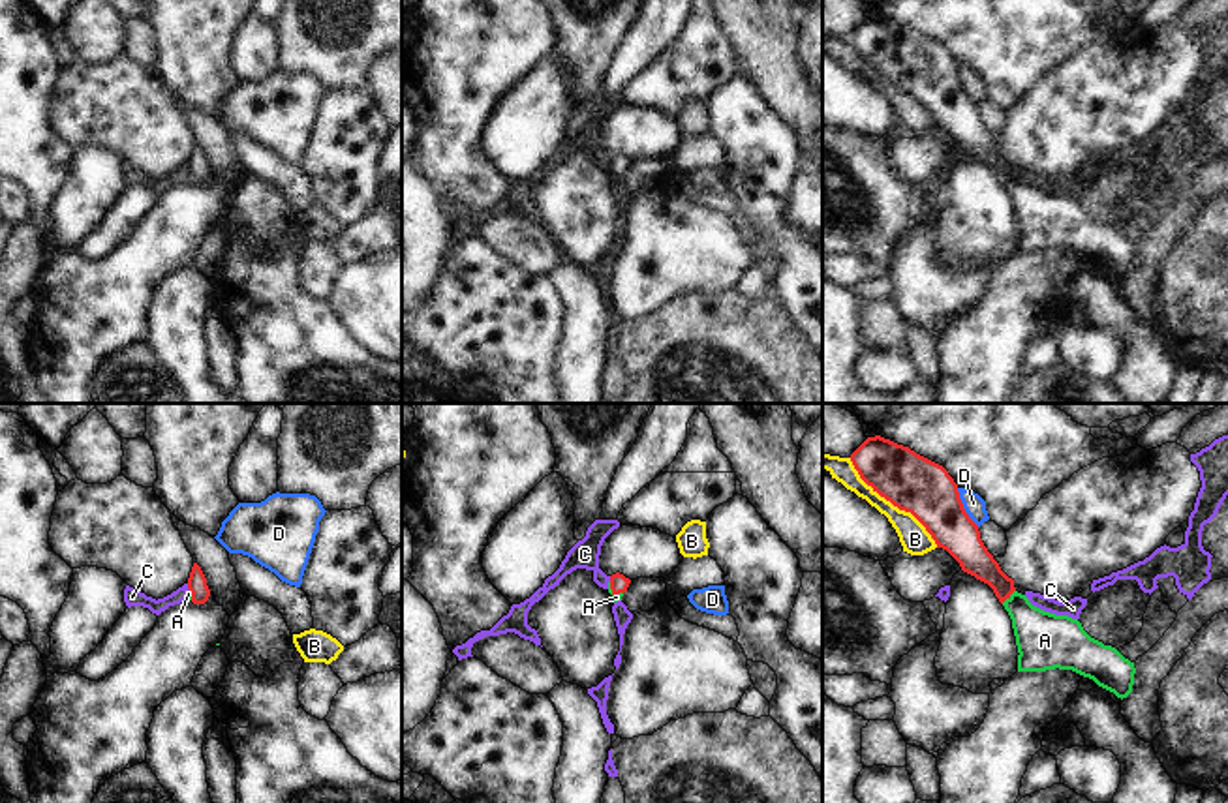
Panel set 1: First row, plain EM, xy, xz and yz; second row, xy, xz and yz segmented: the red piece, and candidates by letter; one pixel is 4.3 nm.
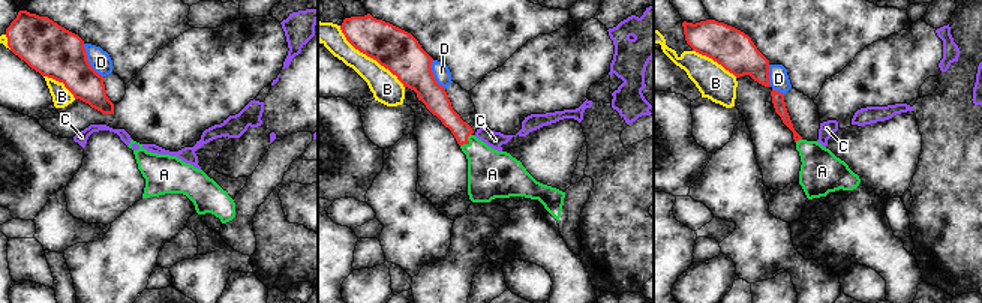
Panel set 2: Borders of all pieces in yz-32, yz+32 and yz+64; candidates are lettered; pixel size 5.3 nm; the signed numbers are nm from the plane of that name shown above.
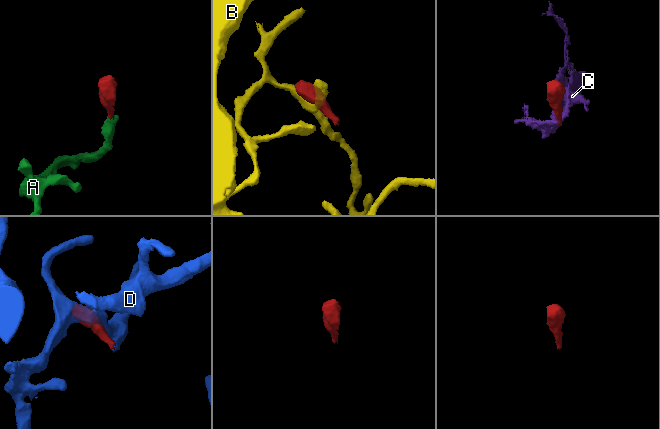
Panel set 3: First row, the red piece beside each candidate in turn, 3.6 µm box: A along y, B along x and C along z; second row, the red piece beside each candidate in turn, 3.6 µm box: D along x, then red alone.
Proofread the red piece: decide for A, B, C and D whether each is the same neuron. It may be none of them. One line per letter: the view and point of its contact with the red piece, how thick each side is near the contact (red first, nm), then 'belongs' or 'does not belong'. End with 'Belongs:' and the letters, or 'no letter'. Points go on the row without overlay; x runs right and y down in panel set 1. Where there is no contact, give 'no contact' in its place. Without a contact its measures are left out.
A: contact yz (1007, 177); calibres 140 and 240 nm; belongs
B: contact yz (892, 83); calibres 240 and 120 nm; does not belong
C: contact xy (188, 167); calibres 80 and 80 nm; does not belong
D: contact yz (962, 87); calibres 240 and 90 nm; does not belong
Belongs: A

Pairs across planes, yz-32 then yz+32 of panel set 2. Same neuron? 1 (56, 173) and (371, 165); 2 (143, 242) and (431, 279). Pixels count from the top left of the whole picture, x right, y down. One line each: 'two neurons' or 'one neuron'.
1: one neuron
2: one neuron

